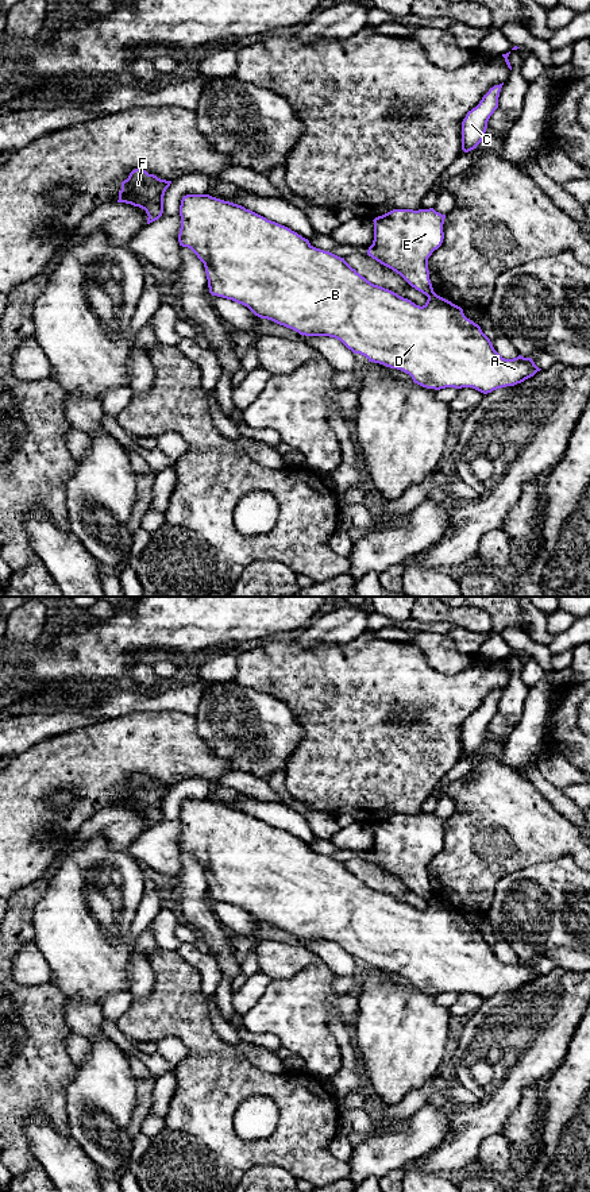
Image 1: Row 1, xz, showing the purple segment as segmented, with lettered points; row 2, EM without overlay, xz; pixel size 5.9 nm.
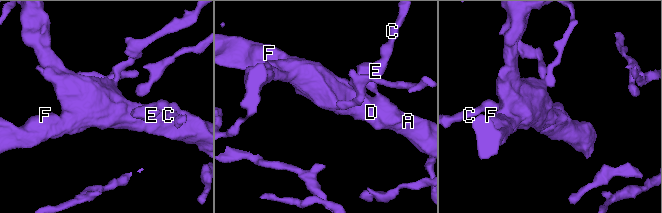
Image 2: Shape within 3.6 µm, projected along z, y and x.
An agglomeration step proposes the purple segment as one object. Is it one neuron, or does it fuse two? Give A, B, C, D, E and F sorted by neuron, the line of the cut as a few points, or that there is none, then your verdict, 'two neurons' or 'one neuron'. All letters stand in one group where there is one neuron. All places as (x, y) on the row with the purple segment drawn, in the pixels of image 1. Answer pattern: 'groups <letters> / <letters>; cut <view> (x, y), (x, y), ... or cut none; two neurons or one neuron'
groups A B D F / C E; cut xz (434, 292), (427, 296); two neurons

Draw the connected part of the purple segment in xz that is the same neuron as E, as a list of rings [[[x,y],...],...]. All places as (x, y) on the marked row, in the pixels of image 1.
[[[393,209],[374,221],[374,240],[367,255],[400,274],[427,297],[433,292],[428,258],[444,239],[446,215],[429,209]]]

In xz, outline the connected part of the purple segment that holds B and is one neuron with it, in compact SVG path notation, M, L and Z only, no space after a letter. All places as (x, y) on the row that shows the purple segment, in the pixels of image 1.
M186 194L180 205L180 246L190 248L204 263L209 293L247 306L255 316L271 320L305 336L329 336L369 362L409 374L427 389L473 387L483 394L514 386L533 377L539 369L532 358L502 358L481 327L467 319L463 309L432 293L420 306L397 293L374 285L352 269L344 258L313 247L290 228L209 194Z

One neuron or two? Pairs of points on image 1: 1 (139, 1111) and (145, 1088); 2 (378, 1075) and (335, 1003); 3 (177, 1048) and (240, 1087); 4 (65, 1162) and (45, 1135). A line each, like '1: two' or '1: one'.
1: one
2: two
3: two
4: one

